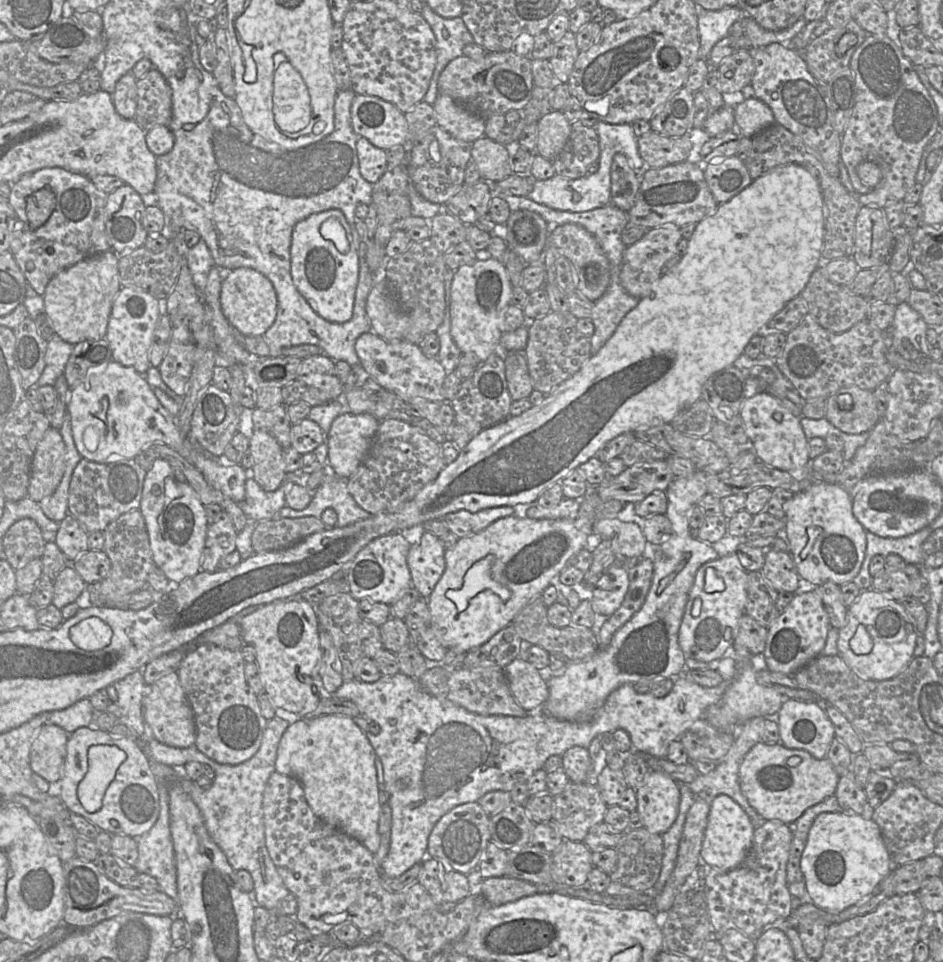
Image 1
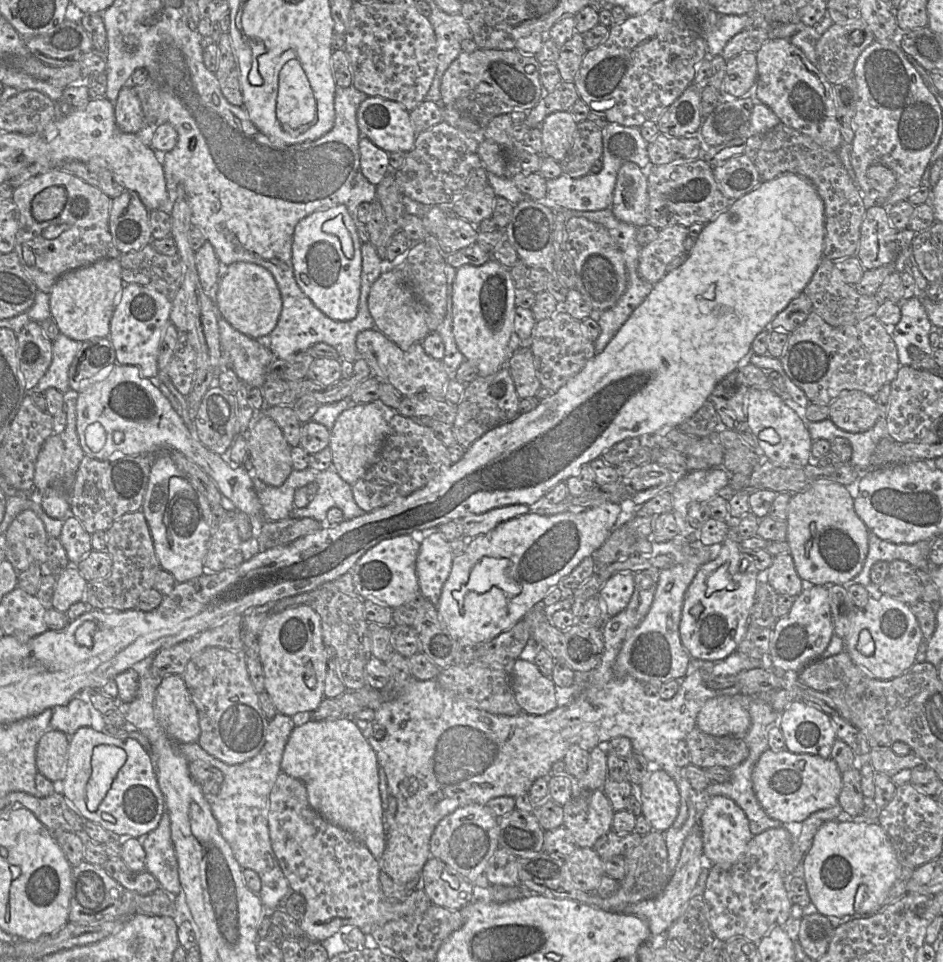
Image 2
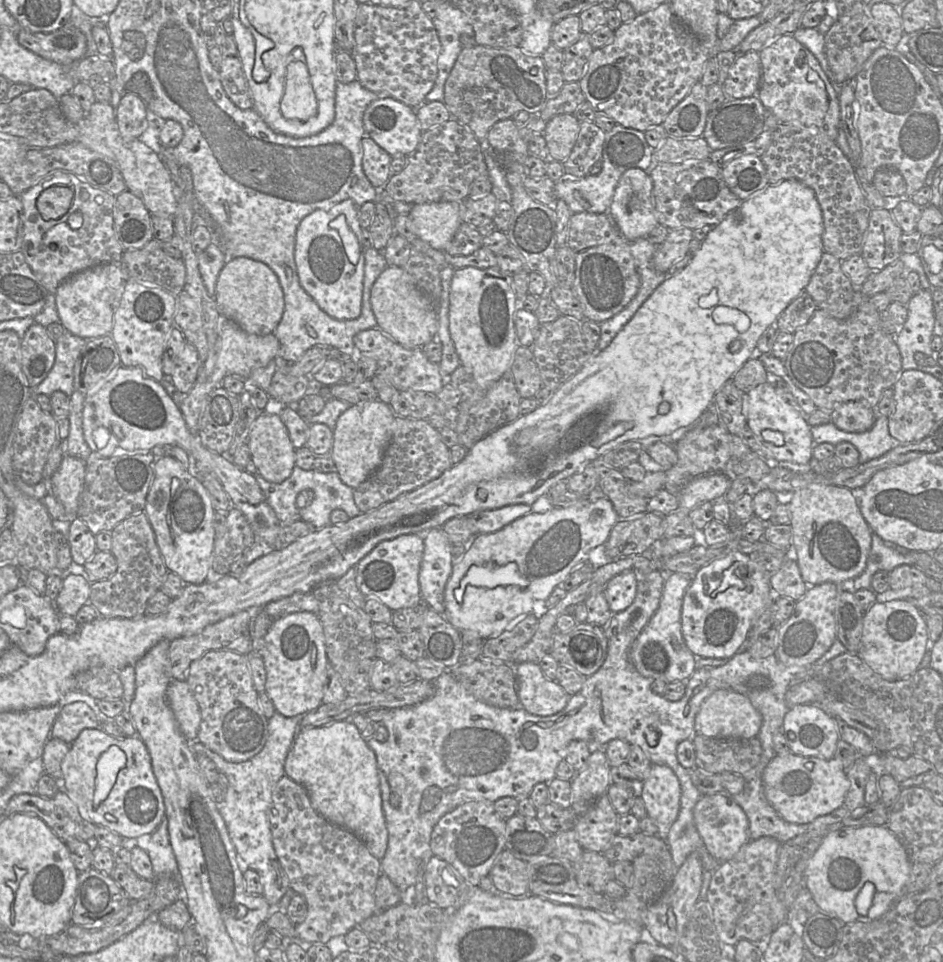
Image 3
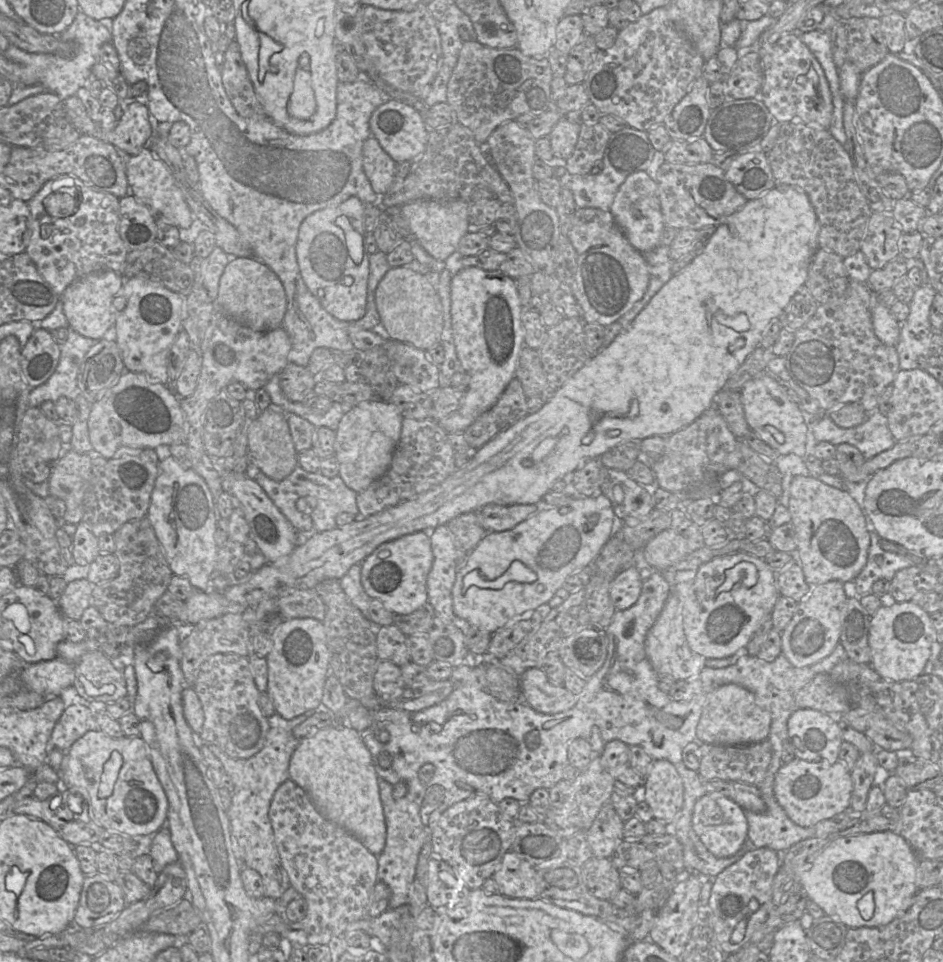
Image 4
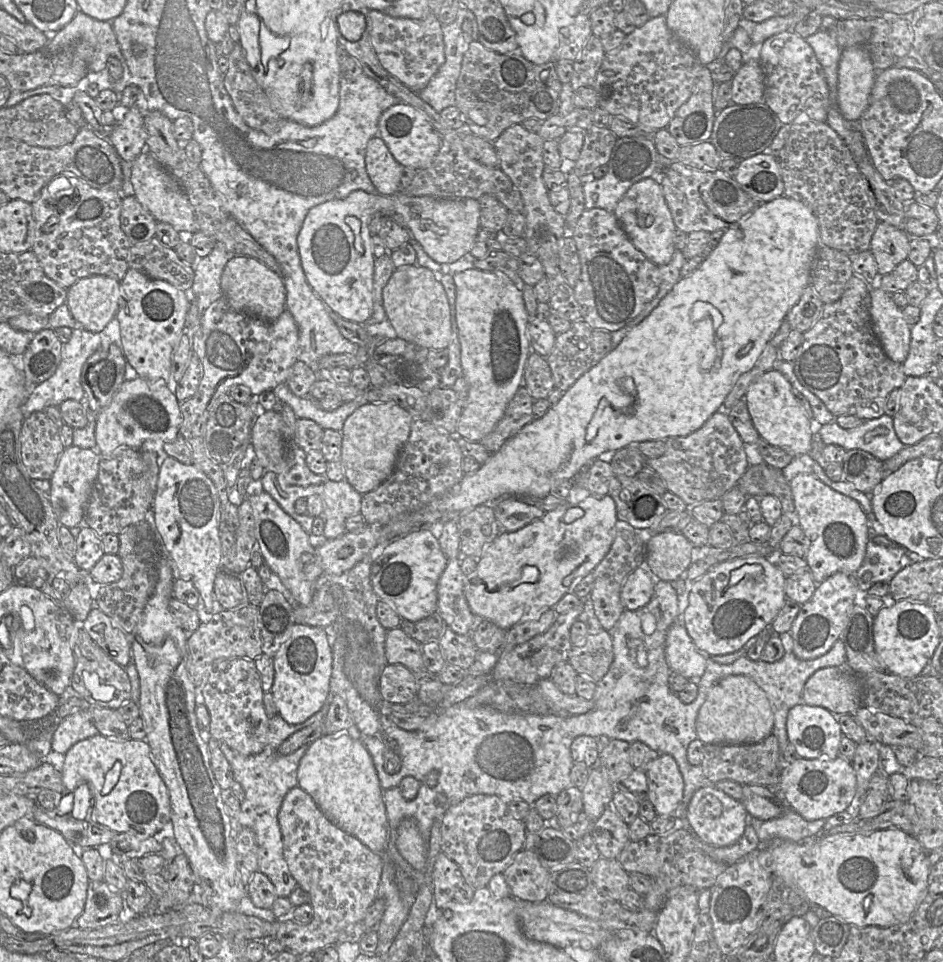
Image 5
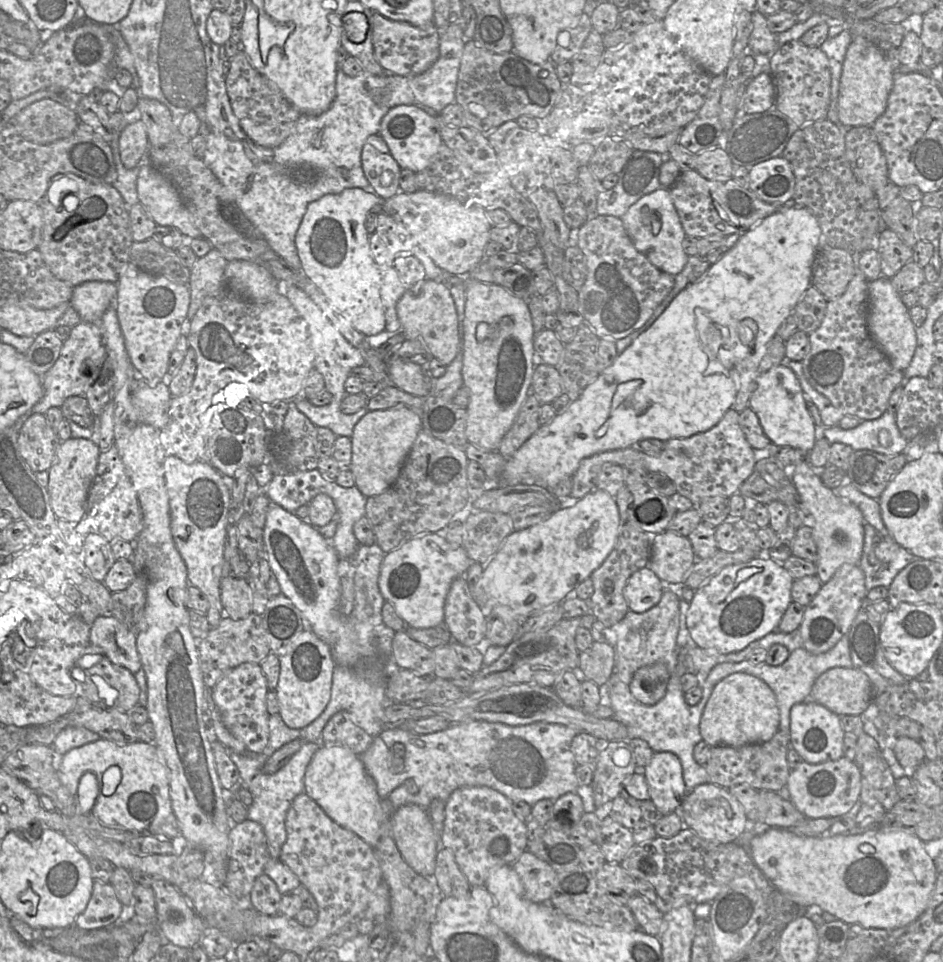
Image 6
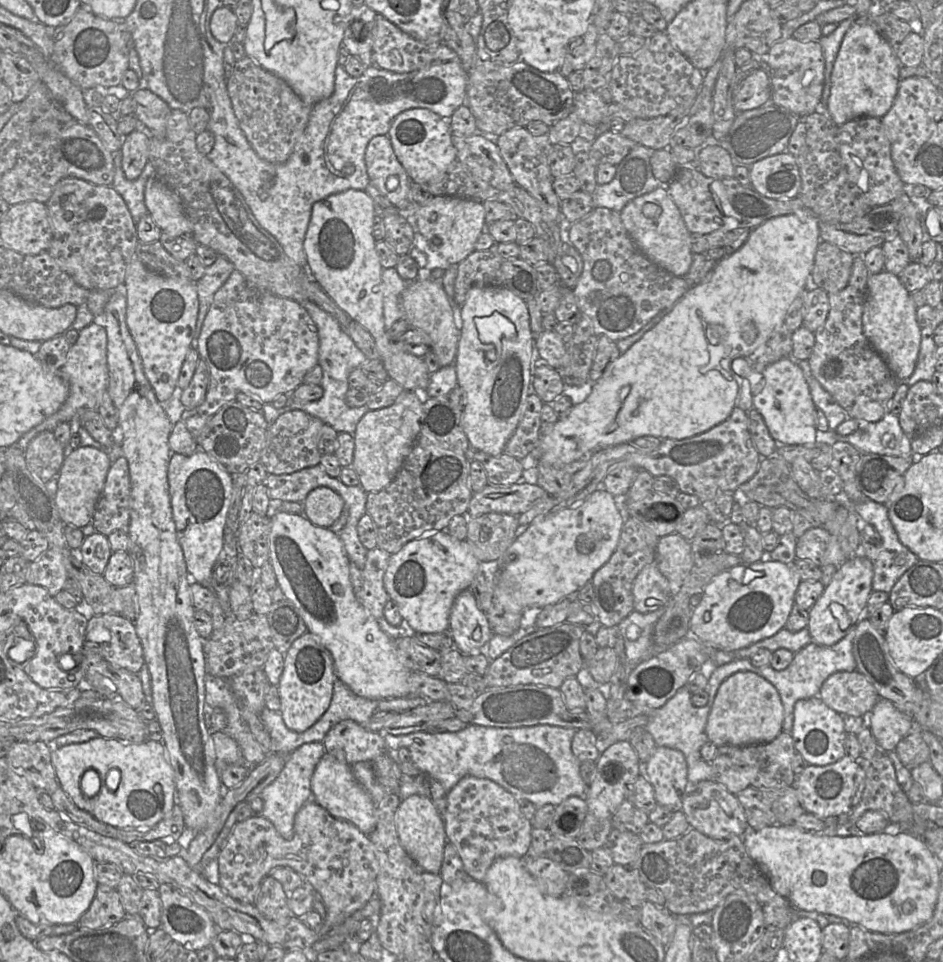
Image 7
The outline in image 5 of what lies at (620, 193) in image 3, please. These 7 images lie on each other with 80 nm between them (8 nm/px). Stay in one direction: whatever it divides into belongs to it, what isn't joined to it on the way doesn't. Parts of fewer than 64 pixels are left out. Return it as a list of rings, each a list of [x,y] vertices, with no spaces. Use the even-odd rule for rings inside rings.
[[[651,178],[633,184],[617,204],[614,214],[634,246],[657,266],[668,264],[675,251],[676,225],[661,185]]]

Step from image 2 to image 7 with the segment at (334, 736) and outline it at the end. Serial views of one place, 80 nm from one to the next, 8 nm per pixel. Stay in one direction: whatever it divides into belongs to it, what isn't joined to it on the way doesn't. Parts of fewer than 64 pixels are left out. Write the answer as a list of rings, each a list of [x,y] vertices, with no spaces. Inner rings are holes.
[[[325,753],[317,763],[310,781],[313,800],[336,819],[351,823],[369,836],[376,825],[376,807],[364,787],[355,779],[351,766]]]

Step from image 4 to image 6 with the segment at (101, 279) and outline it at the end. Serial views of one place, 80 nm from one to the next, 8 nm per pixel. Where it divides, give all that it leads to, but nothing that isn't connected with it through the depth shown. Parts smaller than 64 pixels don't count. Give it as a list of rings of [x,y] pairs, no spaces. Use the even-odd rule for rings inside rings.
[[[86,281],[73,287],[69,304],[85,323],[100,324],[102,316],[115,306],[117,284],[103,281]]]

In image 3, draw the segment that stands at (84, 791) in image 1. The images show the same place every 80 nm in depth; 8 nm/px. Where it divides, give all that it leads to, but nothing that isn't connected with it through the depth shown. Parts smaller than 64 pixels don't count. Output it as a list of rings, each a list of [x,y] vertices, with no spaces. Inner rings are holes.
[[[110,746],[99,757],[96,764],[93,807],[105,800],[115,784],[118,772],[126,764],[126,754],[117,746]]]

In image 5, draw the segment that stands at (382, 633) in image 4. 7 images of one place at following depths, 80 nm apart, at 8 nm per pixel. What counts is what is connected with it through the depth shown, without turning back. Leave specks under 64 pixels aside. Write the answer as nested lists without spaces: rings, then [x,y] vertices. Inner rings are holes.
[[[401,628],[387,630],[385,656],[387,664],[401,664],[412,673],[426,671],[421,644]]]

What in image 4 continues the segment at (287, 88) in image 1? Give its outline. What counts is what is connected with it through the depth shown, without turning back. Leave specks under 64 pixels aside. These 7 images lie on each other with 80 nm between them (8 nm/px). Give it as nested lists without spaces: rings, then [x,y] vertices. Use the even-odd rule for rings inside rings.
[[[299,67],[296,69],[287,111],[291,117],[300,120],[307,120],[315,114],[316,100],[311,86],[310,71]]]

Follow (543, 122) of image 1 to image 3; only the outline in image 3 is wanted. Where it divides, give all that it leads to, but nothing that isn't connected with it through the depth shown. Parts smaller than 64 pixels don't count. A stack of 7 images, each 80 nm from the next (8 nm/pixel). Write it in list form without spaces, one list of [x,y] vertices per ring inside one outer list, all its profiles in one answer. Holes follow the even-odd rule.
[[[559,114],[547,121],[543,136],[551,160],[566,160],[577,140],[580,122],[573,114]]]

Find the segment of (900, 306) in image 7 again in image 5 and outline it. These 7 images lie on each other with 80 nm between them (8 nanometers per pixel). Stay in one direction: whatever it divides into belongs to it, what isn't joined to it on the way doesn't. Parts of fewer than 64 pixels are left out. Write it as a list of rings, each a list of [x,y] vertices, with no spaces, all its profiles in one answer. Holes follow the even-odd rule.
[[[879,287],[871,288],[871,320],[875,336],[886,355],[893,361],[903,363],[909,353],[911,326],[888,293]]]

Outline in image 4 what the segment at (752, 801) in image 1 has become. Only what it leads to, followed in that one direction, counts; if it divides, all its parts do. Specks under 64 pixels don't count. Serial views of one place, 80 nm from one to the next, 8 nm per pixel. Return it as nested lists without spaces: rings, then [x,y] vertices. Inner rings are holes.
[[[799,758],[781,766],[774,780],[774,795],[788,817],[802,827],[845,811],[850,806],[853,782],[848,769],[841,761],[830,764],[826,760],[806,761]]]

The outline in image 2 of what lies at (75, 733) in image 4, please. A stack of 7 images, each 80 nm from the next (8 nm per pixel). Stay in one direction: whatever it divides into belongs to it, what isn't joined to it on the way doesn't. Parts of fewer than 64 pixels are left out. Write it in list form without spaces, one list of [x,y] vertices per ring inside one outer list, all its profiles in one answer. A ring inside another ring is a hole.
[[[72,698],[67,704],[52,709],[50,728],[59,730],[68,736],[73,735],[80,727],[90,727],[92,716],[87,704]]]

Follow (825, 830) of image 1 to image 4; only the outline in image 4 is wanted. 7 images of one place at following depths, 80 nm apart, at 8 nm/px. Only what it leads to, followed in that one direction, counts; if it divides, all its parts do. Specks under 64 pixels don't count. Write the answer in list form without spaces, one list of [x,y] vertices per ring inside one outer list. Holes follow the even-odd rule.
[[[886,830],[871,833],[847,835],[835,838],[822,847],[818,852],[808,856],[806,863],[797,869],[797,878],[803,886],[808,898],[814,901],[829,916],[839,916],[840,920],[848,927],[880,926],[890,923],[898,915],[906,911],[912,904],[914,896],[919,891],[916,885],[916,872],[919,858],[907,841],[896,831]]]

